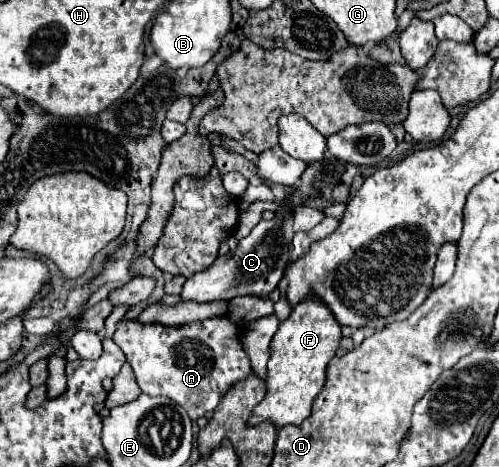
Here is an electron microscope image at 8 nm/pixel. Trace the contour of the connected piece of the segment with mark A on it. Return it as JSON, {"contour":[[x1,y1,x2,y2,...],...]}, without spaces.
{"contour":[[228,316,206,318,182,326,166,326,158,322,142,324,136,318,122,318,114,334,114,342,126,354,136,382,144,394,168,396,176,400,192,420,212,412,220,398,252,372,250,358,242,348,242,326,234,326]]}

